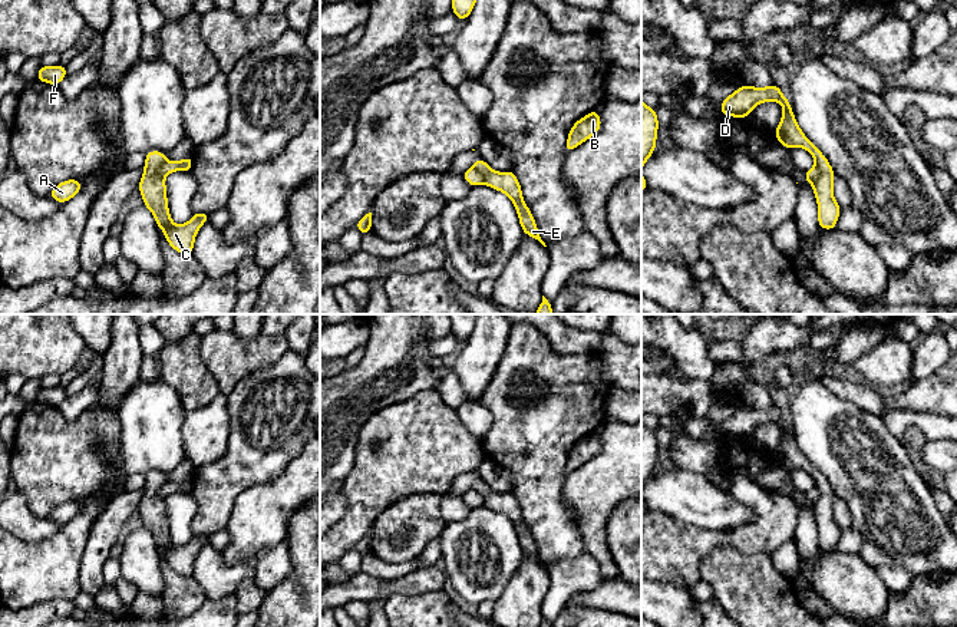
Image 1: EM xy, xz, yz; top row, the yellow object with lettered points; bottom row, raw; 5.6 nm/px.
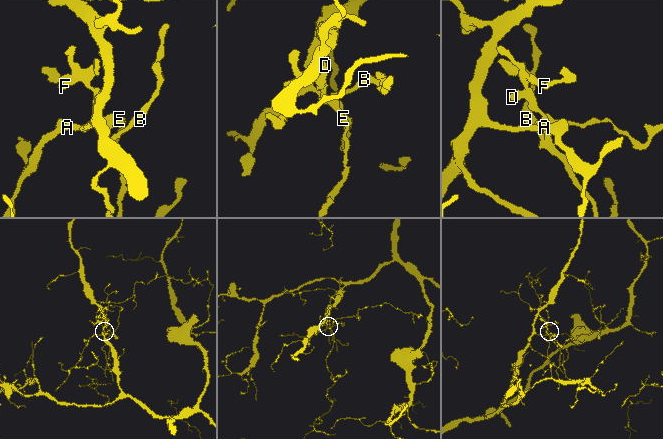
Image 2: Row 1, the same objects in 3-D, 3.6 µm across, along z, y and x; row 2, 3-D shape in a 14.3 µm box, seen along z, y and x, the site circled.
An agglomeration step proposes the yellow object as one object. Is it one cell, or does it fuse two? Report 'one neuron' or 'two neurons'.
two neurons

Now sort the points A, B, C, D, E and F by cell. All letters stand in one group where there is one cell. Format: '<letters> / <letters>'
A E / B C D F

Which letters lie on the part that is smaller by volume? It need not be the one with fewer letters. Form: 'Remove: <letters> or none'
Remove: B, C, D, F

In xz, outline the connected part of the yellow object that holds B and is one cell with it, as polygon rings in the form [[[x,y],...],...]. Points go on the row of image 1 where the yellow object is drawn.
[[[597,109],[578,119],[570,129],[565,151],[567,154],[594,136],[601,128],[601,118]]]

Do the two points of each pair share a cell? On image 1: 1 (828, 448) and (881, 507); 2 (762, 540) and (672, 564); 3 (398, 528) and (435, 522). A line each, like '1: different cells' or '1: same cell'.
1: same cell
2: same cell
3: same cell

